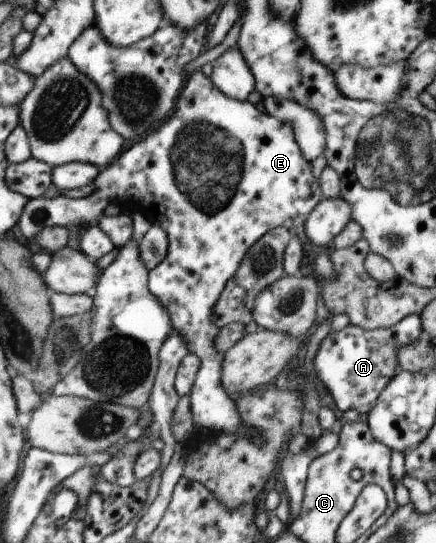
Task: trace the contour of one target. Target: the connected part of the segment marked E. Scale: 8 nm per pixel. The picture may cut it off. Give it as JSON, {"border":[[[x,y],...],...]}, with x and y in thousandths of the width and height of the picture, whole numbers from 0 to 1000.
{"border":[[[454,129],[433,140],[431,155],[424,158],[424,169],[417,171],[415,182],[406,192],[406,204],[399,214],[383,221],[353,245],[344,245],[333,258],[310,263],[303,271],[289,274],[271,295],[259,302],[234,311],[229,324],[218,335],[218,352],[197,365],[156,363],[138,359],[126,366],[76,365],[57,379],[57,390],[48,398],[48,405],[39,413],[46,427],[60,440],[83,438],[106,418],[117,416],[156,416],[161,413],[179,413],[197,418],[225,411],[239,400],[241,387],[261,372],[282,383],[282,389],[305,390],[321,389],[344,409],[365,413],[385,433],[388,462],[383,473],[353,495],[342,499],[342,536],[376,562],[397,593],[397,604],[413,610],[424,619],[427,630],[433,632],[433,646],[452,652],[461,659],[463,678],[452,692],[443,720],[438,722],[443,772],[450,786],[463,786],[472,796],[528,799],[546,796],[569,803],[585,818],[599,814],[599,807],[589,796],[580,792],[560,792],[553,786],[550,764],[544,761],[541,740],[534,731],[509,718],[507,713],[507,667],[511,654],[489,639],[489,621],[498,617],[500,602],[489,599],[484,591],[484,571],[489,560],[505,545],[518,517],[537,506],[546,488],[564,464],[580,449],[589,448],[619,422],[633,418],[651,418],[661,425],[674,425],[677,420],[700,413],[702,400],[736,372],[739,361],[734,341],[711,313],[711,298],[693,285],[681,260],[672,252],[672,234],[661,227],[644,223],[642,217],[628,217],[608,206],[596,208],[585,193],[562,186],[544,186],[516,179],[505,166],[491,160],[479,149],[479,142],[470,142],[463,131]]]}

